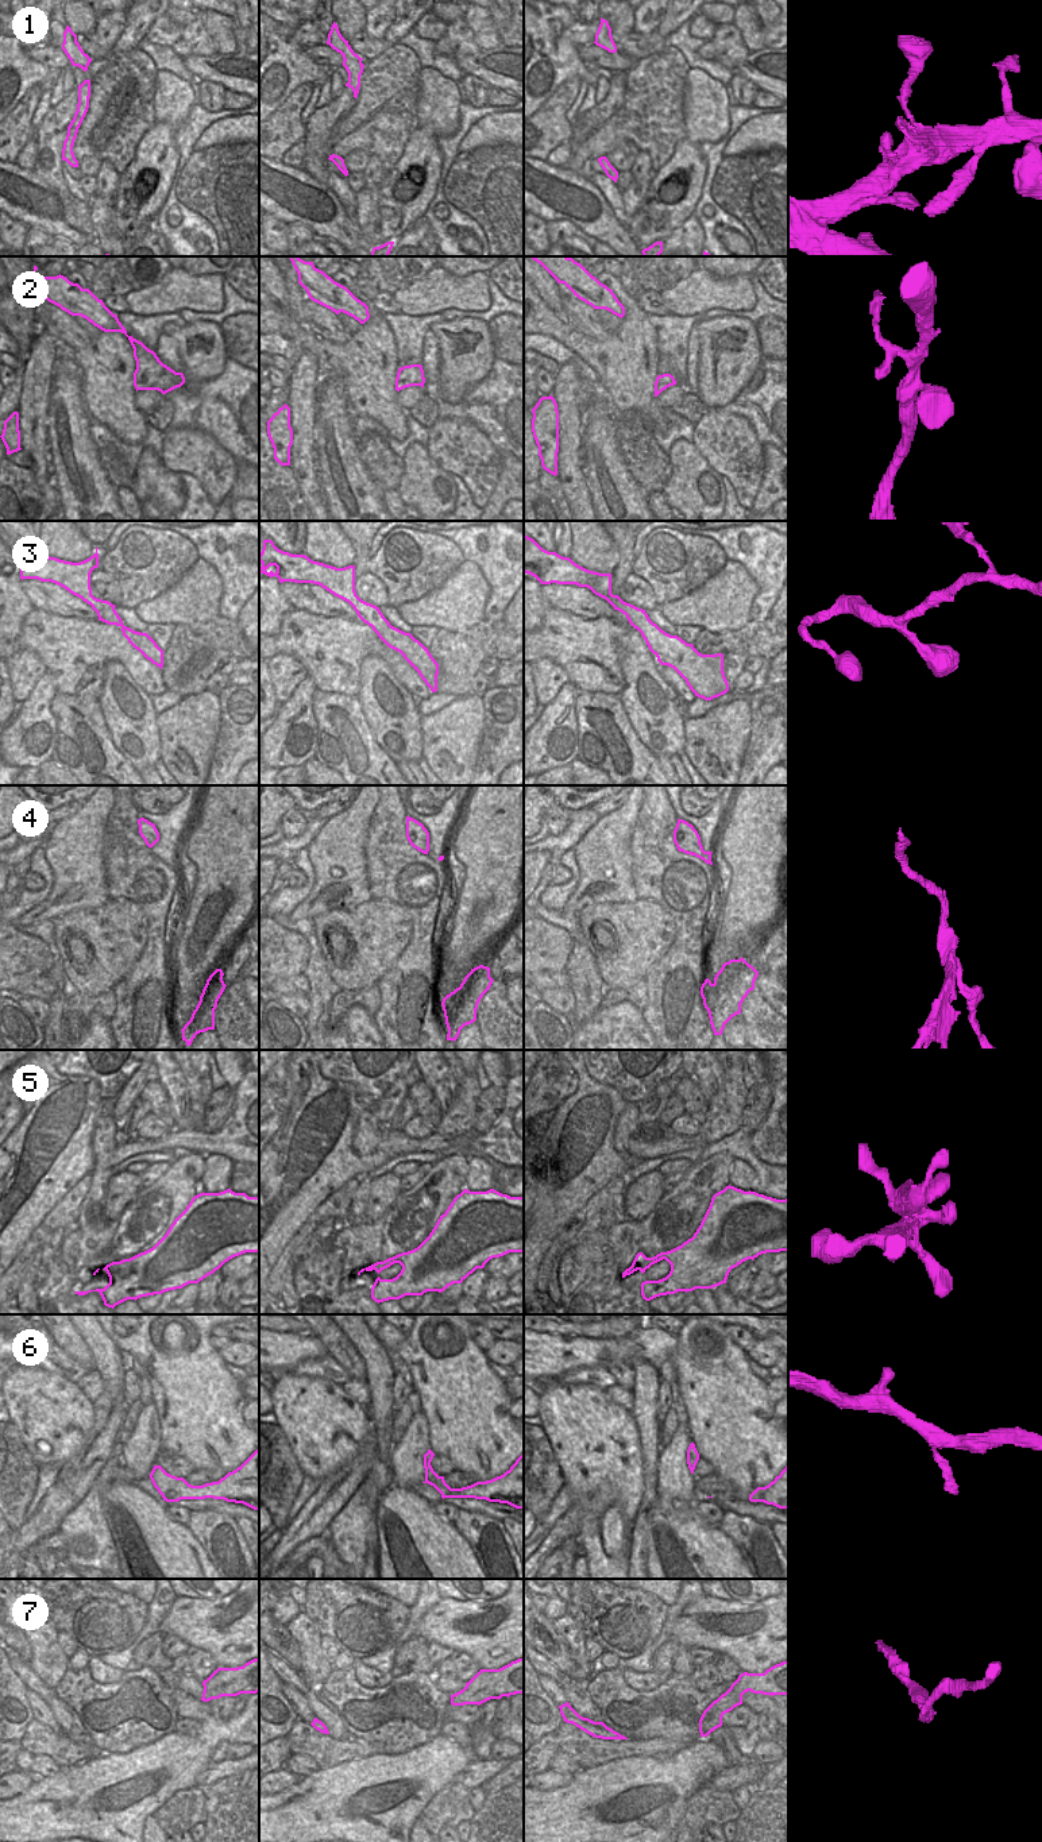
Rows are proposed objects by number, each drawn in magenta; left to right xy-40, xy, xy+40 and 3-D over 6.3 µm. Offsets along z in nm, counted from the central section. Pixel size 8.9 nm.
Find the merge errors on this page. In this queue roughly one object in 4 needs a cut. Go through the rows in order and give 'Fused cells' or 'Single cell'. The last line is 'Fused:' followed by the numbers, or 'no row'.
1: Single cell
2: Single cell
3: Single cell
4: Fused cells
5: Single cell
6: Single cell
7: Single cell
Fused: 4

